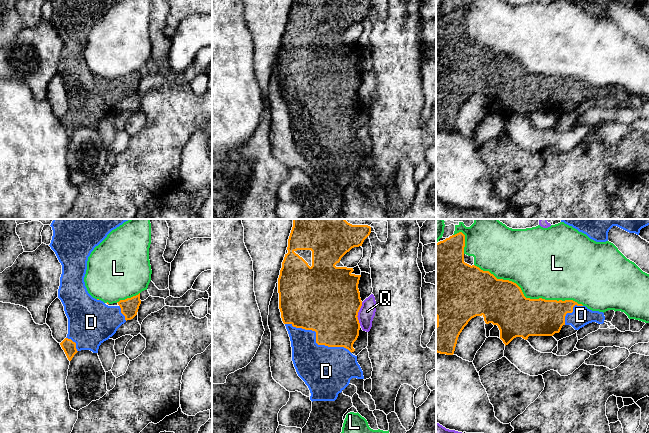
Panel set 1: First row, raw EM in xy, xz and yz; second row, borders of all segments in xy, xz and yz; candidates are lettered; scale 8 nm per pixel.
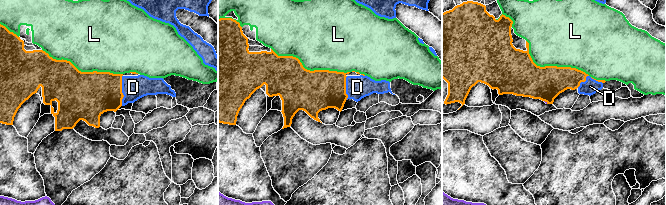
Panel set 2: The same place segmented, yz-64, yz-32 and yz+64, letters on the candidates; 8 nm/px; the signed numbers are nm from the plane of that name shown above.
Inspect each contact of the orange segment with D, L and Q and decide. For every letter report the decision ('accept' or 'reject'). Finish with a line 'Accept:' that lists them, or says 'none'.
D: accept
L: reject
Q: reject
Accept: D

